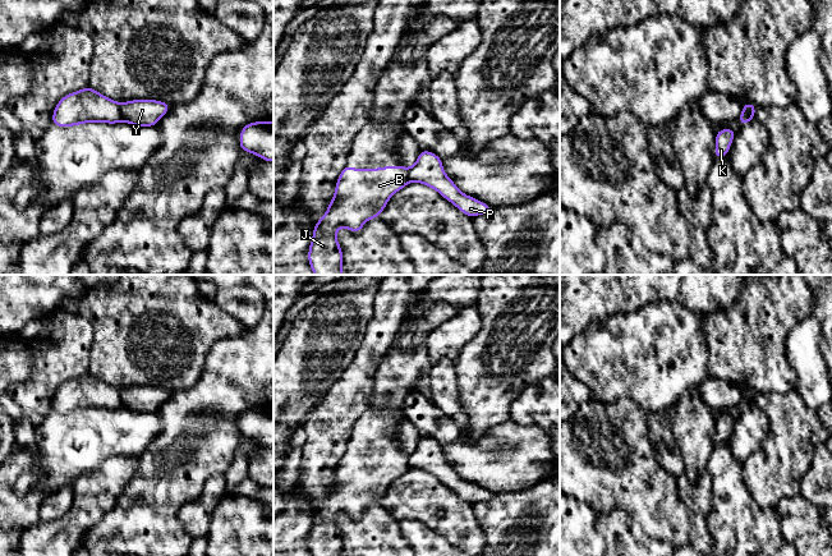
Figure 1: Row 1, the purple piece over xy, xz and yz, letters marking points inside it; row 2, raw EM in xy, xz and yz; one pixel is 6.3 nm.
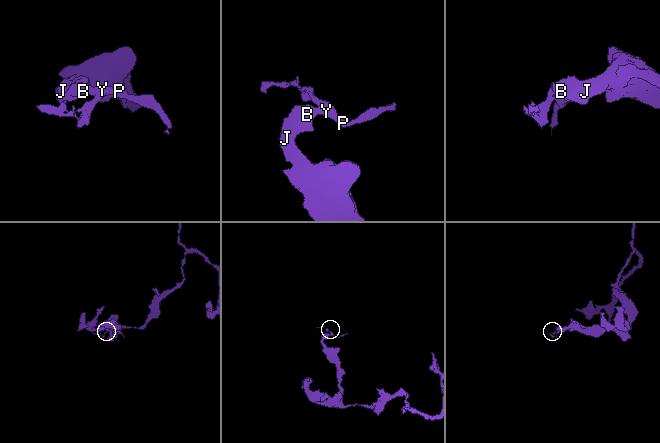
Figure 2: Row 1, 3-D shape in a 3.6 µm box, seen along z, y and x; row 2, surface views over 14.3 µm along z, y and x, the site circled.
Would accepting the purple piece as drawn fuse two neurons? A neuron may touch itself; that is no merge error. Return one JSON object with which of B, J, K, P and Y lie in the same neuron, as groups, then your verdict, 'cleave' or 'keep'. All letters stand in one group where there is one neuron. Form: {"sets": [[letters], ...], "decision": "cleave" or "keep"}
{"sets": [["B", "J"], ["K", "P", "Y"]], "decision": "cleave"}

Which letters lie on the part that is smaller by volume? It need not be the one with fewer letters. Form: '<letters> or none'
K, P, Y

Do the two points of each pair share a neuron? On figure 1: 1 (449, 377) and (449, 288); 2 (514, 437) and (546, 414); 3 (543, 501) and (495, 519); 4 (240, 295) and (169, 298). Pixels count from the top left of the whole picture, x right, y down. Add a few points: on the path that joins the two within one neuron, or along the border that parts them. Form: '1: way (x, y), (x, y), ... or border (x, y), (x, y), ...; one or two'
1: border (454, 361), (459, 390); two
2: border (510, 418), (524, 424), (539, 426), (546, 433); two
3: way (532, 500), (510, 519), (506, 519); one
4: border (212, 299), (235, 318); two

